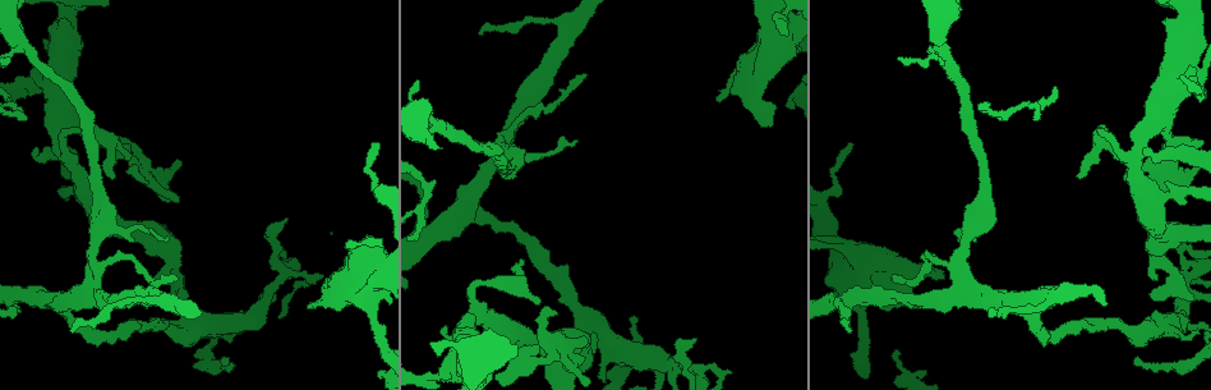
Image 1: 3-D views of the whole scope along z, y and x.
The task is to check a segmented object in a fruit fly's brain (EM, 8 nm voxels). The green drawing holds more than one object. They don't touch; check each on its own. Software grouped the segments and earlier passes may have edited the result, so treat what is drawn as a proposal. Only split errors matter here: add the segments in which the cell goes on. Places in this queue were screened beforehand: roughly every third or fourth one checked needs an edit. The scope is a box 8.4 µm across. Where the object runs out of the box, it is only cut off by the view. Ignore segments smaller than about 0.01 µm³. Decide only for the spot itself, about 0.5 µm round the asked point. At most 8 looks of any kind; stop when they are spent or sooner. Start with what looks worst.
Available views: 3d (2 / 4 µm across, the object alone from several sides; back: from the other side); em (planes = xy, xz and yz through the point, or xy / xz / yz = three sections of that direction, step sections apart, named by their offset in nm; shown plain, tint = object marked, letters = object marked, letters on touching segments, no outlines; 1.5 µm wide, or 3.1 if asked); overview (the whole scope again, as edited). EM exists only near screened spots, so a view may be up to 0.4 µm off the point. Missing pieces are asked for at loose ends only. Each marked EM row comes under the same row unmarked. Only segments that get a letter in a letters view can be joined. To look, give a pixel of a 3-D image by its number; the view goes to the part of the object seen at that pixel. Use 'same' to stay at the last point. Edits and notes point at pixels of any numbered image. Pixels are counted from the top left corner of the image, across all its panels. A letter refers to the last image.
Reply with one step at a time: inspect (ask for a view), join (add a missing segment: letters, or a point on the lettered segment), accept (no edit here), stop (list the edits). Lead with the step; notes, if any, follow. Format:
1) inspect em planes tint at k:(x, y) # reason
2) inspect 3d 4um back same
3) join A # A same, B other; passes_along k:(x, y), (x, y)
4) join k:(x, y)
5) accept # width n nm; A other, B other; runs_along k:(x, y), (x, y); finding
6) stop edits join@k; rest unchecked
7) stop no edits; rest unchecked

inspect em xz step 8 tint at 1:(851, 144) # free end

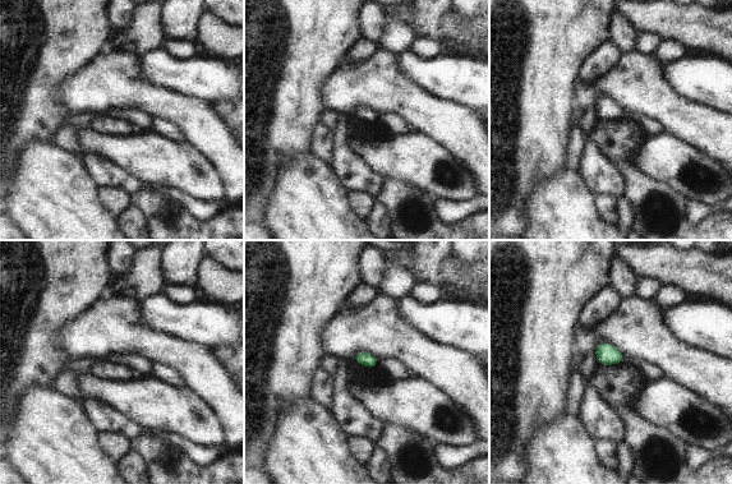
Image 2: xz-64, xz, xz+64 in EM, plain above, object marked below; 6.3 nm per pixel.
inspect em planes letters same # another direction

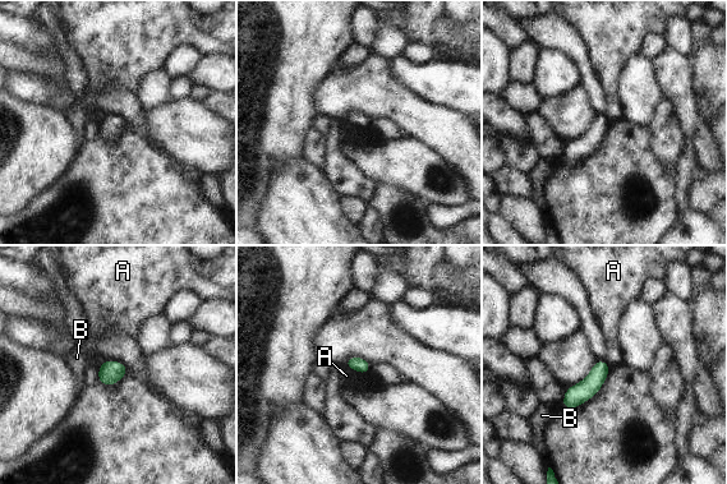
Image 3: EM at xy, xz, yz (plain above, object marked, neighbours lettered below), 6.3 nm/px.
accept # A other, B other; runs_along 3:(602, 363), (598, 374), (566, 404); none of them fits

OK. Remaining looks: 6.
inspect 3d 4um at 1:(153, 276)

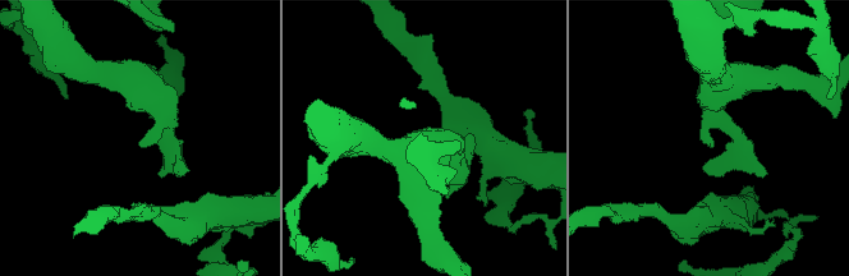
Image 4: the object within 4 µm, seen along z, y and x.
inspect em yz step 8 tint at 4:(141, 145) # need the tissue

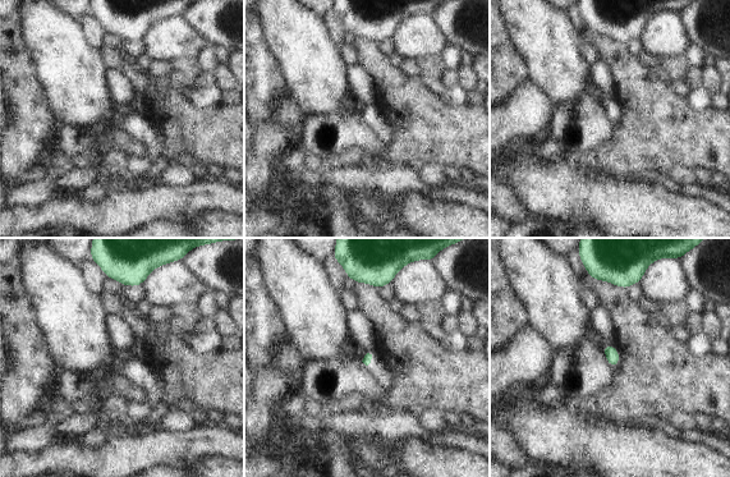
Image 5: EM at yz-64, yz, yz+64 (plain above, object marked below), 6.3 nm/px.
inspect em planes letters same

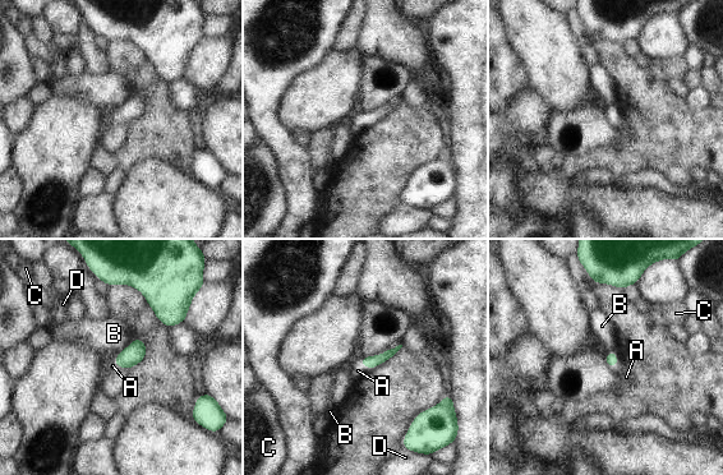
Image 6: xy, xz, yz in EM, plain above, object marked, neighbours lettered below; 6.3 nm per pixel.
join A # A same, B other, C other, D other; the cell continues

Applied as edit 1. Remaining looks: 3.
inspect overview # see it whole again

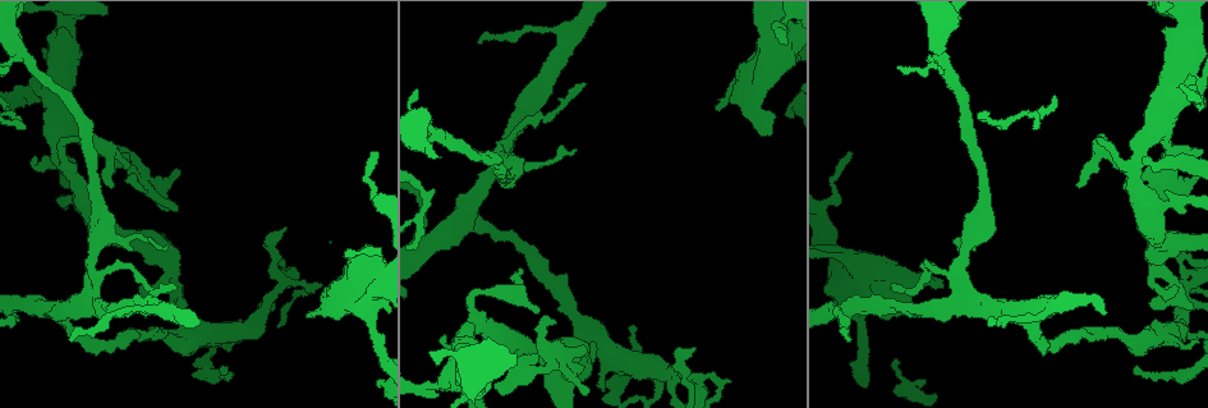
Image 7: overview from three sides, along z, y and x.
inspect em xy step 8 tint at 7:(892, 287) # tapers out

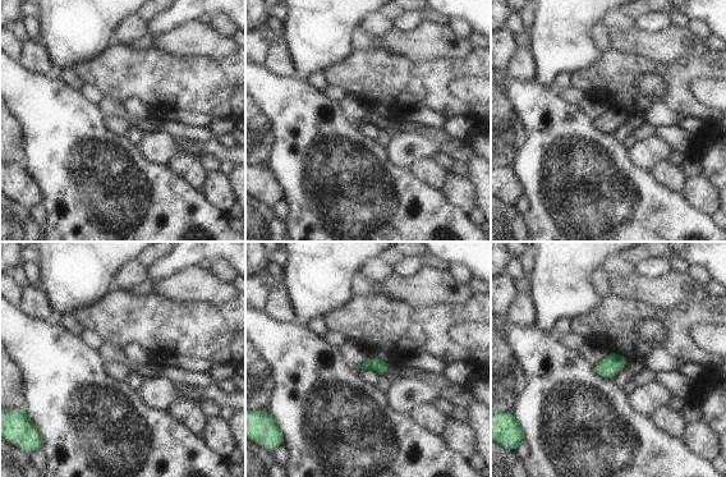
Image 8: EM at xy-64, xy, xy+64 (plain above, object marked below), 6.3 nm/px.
inspect em xy step 8 letters same # what lies round it

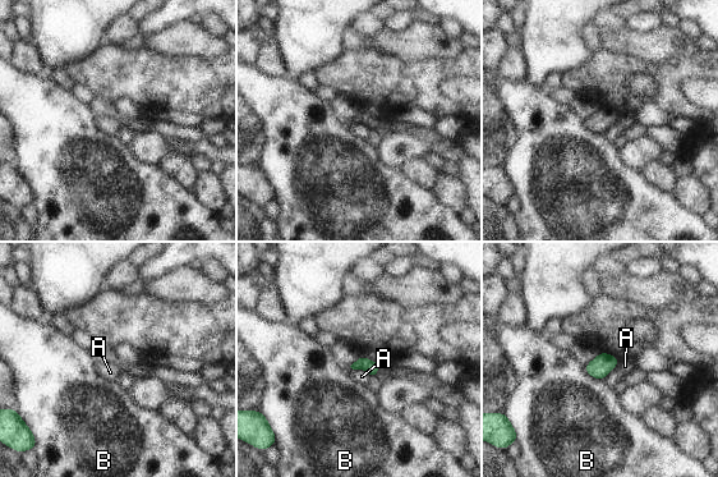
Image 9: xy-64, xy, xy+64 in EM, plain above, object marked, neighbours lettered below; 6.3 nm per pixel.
accept # A other, B other; border 9:(620, 359), (603, 379); no lettered segment goes on from it

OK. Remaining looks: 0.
stop edits join@6; rest unchecked

